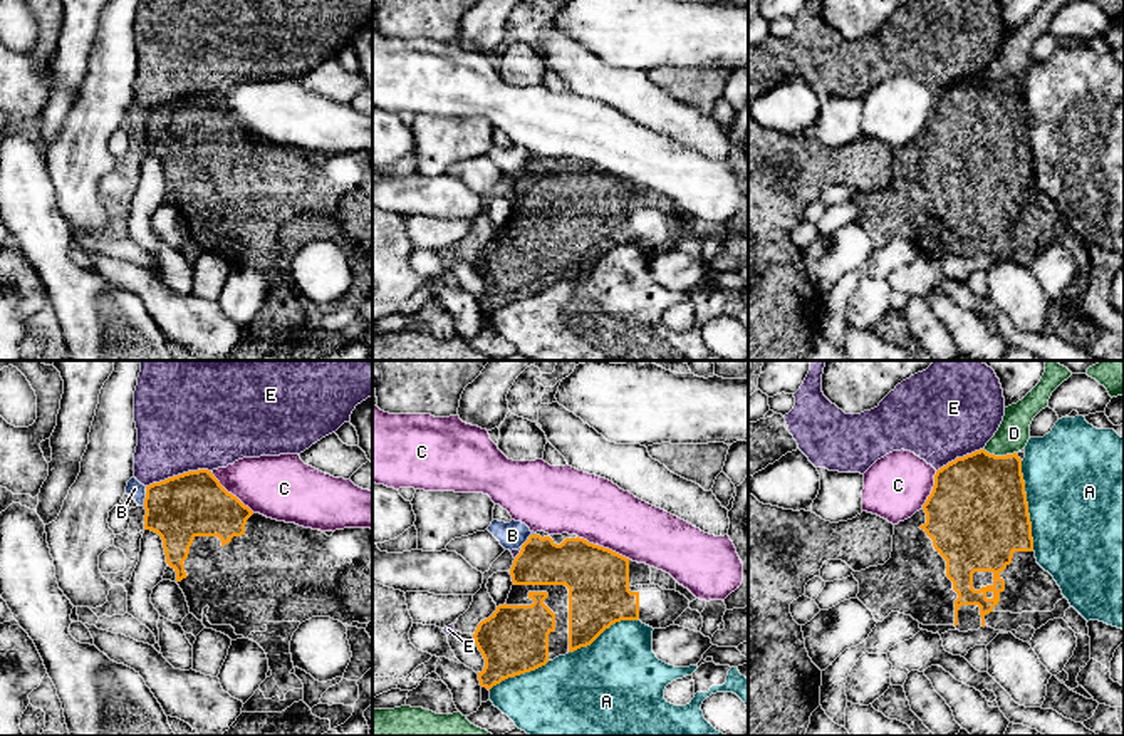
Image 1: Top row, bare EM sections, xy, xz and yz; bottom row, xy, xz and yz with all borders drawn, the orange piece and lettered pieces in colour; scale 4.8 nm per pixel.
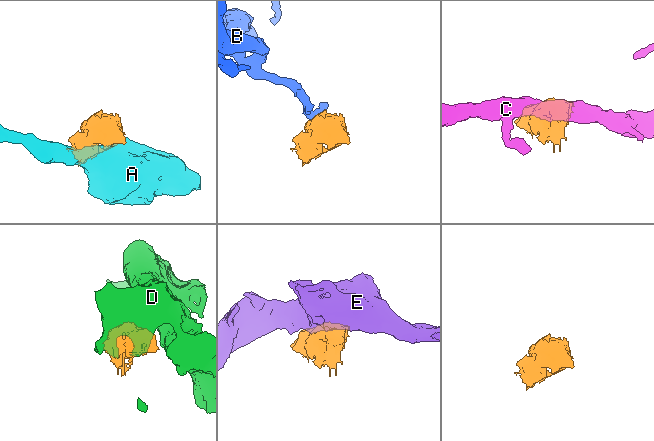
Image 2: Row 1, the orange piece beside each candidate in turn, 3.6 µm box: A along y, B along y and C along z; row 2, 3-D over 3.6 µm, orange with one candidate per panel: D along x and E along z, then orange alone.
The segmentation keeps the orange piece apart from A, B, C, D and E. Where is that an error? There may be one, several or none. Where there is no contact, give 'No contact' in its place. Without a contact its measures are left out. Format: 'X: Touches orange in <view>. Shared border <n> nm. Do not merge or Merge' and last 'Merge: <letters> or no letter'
A: Touches orange in yz. Shared border 420 nm. Do not merge
B: Touches orange in xy. Shared border 100 nm. Do not merge
C: Touches orange in xz. Shared border 280 nm. Do not merge
D: Touches orange in yz. Shared border 160 nm. Do not merge
E: Touches orange in xy. Shared border 320 nm. Do not merge
Merge: no letter

